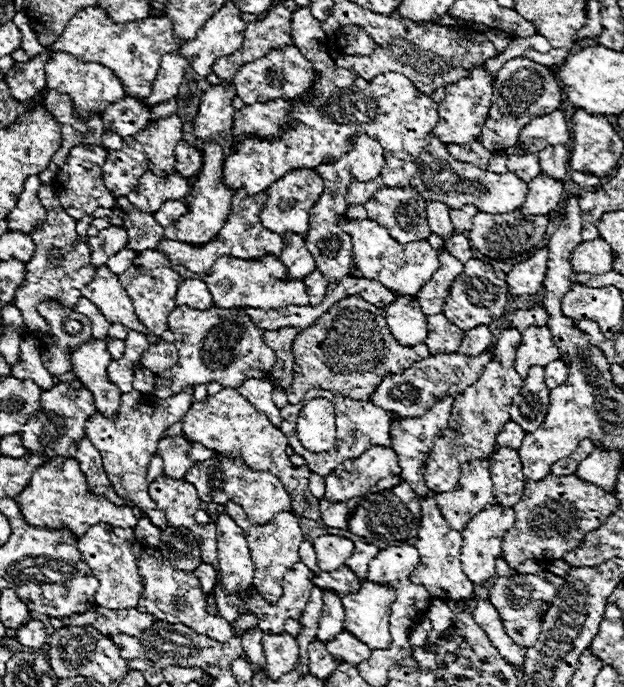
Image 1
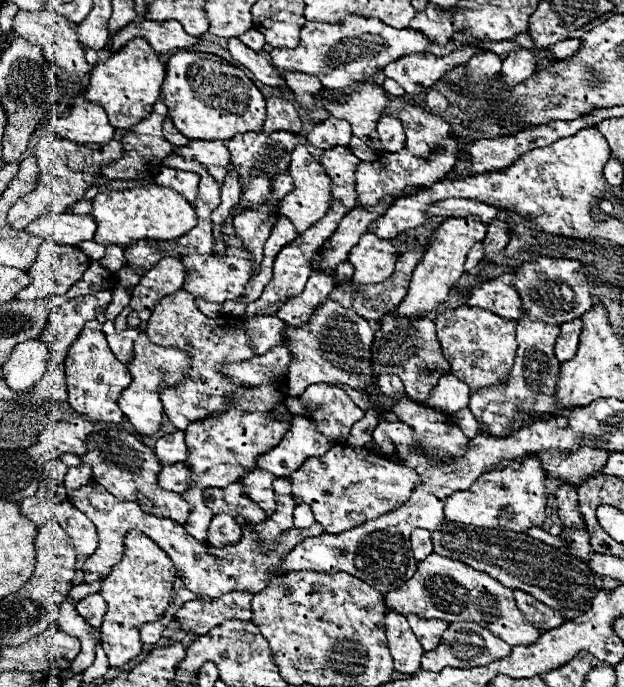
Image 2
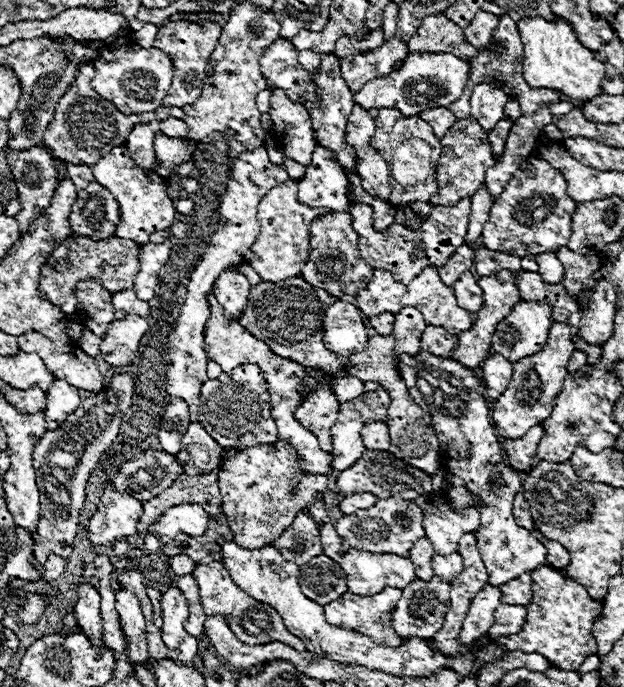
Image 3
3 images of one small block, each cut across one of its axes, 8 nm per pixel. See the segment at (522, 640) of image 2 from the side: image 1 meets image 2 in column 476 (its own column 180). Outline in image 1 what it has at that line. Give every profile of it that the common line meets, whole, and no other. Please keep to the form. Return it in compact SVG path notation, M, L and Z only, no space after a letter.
M148 546L142 548L142 554L138 559L138 568L144 584L144 592L138 604L140 612L152 614L156 620L168 622L168 624L184 624L192 628L194 632L206 634L214 640L230 640L232 638L232 626L222 616L210 616L206 612L206 594L200 590L200 582L192 572L182 572L170 566L158 549Z

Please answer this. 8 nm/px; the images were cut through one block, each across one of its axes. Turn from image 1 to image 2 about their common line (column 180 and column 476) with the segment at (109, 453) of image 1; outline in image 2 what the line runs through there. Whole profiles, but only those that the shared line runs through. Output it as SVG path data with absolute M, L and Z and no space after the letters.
M522 318L518 322L518 354L514 360L514 368L510 370L510 376L502 386L490 386L482 388L478 392L470 394L470 410L476 416L478 422L488 426L496 436L508 436L508 428L512 424L512 418L518 410L524 410L528 414L544 414L556 408L554 390L558 382L558 370L560 362L554 356L554 342L560 336L560 328L544 322L532 322Z

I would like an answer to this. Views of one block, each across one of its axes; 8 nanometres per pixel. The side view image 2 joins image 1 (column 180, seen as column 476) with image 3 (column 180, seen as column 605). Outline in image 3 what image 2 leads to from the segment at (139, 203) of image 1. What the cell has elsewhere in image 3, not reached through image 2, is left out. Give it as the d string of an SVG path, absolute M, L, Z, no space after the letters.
M156 132L154 138L154 152L156 152L156 172L166 182L166 192L172 200L178 200L182 194L182 178L176 176L176 168L188 160L192 160L194 150L198 148L198 142L192 138L170 138L162 132Z

